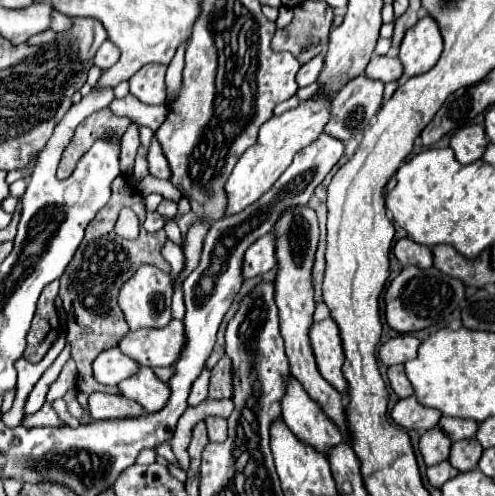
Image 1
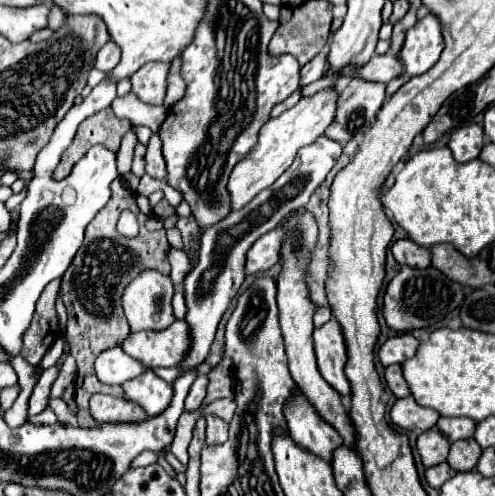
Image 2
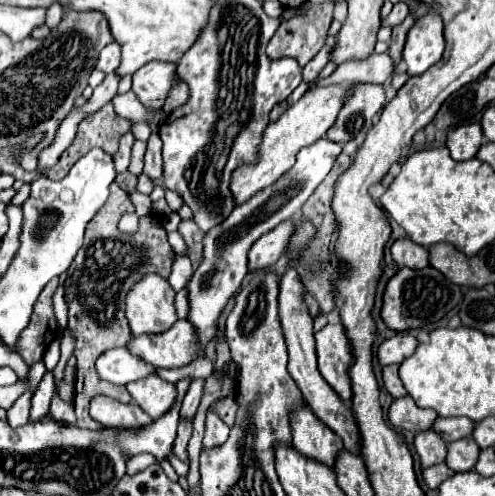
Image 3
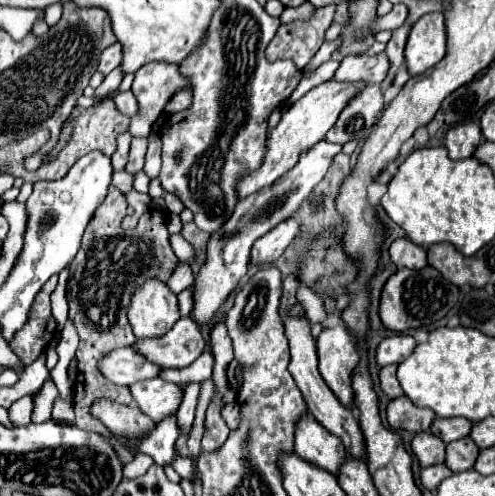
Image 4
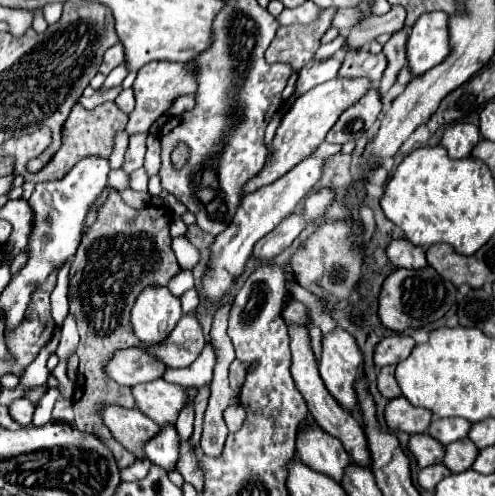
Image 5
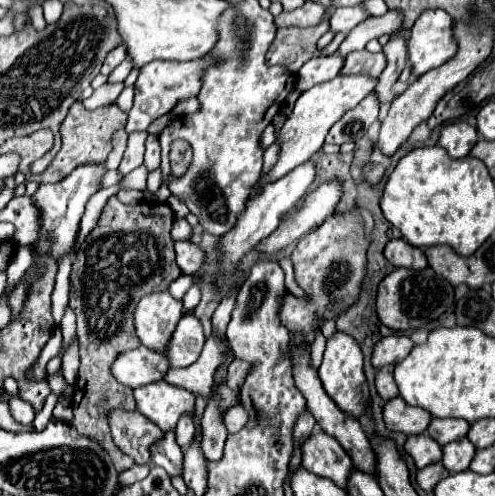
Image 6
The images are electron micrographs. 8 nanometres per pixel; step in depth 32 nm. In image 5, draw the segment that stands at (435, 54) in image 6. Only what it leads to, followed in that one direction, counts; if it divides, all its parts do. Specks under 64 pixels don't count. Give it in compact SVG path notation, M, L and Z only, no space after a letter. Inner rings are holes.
M426 12L422 14L410 30L408 36L408 64L414 76L428 72L450 56L450 34L448 34L448 14L446 12Z

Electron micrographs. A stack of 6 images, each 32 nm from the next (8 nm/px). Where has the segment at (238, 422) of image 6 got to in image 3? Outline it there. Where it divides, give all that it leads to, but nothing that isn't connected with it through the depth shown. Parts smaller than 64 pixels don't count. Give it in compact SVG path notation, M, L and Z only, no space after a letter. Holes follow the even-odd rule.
M222 398L222 400L216 404L218 416L220 416L228 426L234 426L236 410L238 410L238 404L236 404L232 398Z

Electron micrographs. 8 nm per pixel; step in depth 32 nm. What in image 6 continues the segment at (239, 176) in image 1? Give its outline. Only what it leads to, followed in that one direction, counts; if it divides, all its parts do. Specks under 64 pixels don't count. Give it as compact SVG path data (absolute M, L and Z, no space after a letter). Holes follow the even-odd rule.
M338 74L334 80L328 80L328 82L320 82L316 86L312 86L310 90L306 90L292 114L288 116L288 120L284 122L282 130L280 130L280 156L278 156L278 162L274 164L274 168L270 170L270 174L260 180L260 184L266 184L266 182L272 182L280 176L284 176L284 172L290 172L292 168L296 168L298 164L304 164L312 154L316 154L322 144L324 144L324 138L328 134L328 130L348 112L352 110L354 106L358 106L368 94L372 94L374 86L376 86L376 78L372 76L348 76L348 74Z

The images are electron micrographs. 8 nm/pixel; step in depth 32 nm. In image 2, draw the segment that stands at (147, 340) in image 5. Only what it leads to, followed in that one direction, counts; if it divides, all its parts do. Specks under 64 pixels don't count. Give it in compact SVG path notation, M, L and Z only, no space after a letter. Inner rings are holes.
M156 270L142 272L136 280L132 280L132 284L124 290L122 300L130 330L166 330L168 324L176 320L172 312L172 296L172 282Z

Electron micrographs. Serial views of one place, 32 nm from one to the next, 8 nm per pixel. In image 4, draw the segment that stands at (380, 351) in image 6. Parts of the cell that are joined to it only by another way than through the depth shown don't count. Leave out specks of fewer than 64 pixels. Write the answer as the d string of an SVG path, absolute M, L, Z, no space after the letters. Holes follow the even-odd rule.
M396 334L390 338L384 338L376 348L376 364L388 366L388 364L400 364L406 360L416 346L416 340L408 334Z

